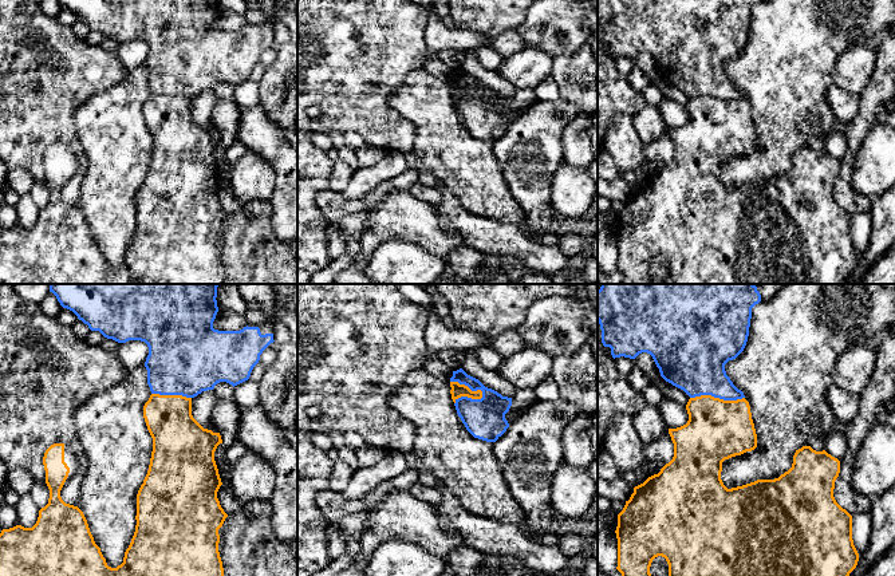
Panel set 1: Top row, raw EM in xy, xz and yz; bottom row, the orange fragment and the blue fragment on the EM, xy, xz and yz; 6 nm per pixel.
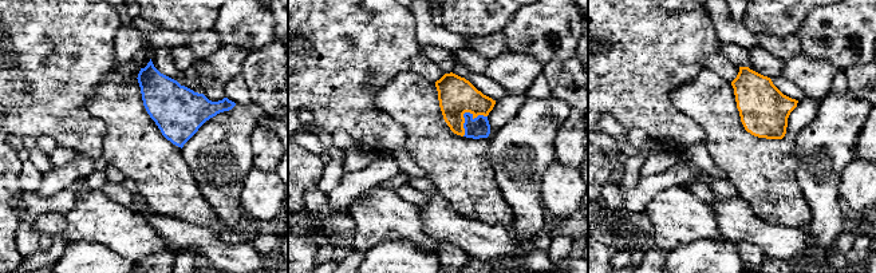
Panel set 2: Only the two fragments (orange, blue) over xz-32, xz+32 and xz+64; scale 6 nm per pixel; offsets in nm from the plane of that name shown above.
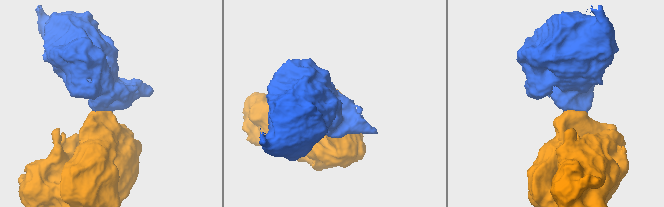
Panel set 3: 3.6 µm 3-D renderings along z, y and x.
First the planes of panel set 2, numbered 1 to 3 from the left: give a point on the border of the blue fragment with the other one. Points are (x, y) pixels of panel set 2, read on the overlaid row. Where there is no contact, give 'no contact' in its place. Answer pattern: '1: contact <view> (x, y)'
1: no contact
2: contact xz+32 (464, 113)
3: no contact

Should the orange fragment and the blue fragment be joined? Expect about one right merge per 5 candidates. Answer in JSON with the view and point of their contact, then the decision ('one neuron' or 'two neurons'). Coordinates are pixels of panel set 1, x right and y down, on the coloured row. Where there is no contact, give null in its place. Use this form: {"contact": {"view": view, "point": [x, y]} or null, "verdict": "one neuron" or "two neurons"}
{"contact": {"view": "xz", "point": [468, 387]}, "verdict": "two neurons"}

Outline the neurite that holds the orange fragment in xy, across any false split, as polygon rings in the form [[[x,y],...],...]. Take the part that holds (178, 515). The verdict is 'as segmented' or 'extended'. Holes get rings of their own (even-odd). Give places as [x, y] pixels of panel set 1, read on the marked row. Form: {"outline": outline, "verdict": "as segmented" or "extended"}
{"outline": [[[151,394],[143,406],[143,418],[153,438],[153,451],[147,474],[137,494],[137,525],[123,563],[117,568],[107,565],[83,512],[62,500],[60,490],[70,469],[78,461],[78,447],[54,443],[43,457],[46,484],[50,489],[48,504],[39,510],[32,528],[16,525],[1,530],[0,576],[224,576],[218,529],[228,514],[217,498],[222,482],[214,461],[214,451],[222,443],[220,433],[204,429],[192,415],[192,398],[182,395]]], "verdict": "extended"}

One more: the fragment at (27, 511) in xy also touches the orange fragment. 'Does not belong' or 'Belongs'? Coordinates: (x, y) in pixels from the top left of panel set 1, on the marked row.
Does not belong

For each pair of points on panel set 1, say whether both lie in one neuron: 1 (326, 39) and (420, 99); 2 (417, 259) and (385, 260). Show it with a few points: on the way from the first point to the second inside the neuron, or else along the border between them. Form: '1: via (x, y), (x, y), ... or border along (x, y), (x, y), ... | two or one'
1: border along (421, 67), (390, 98), (402, 117) | two
2: via (409, 259), (393, 259) | one

